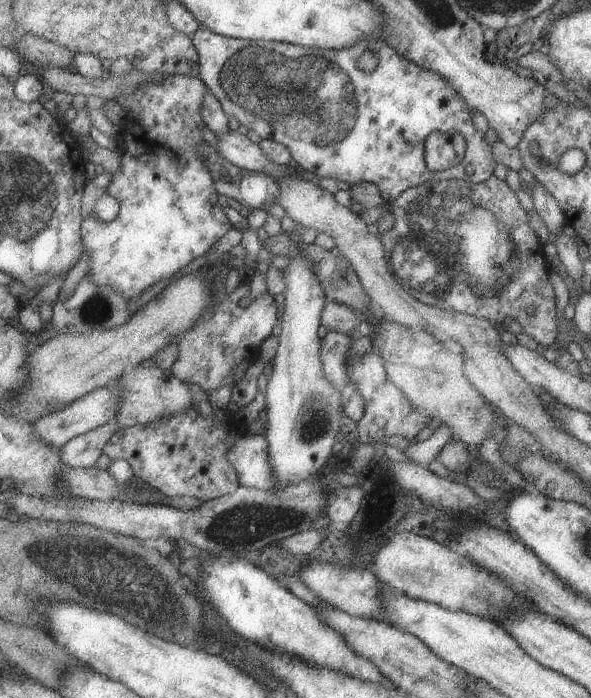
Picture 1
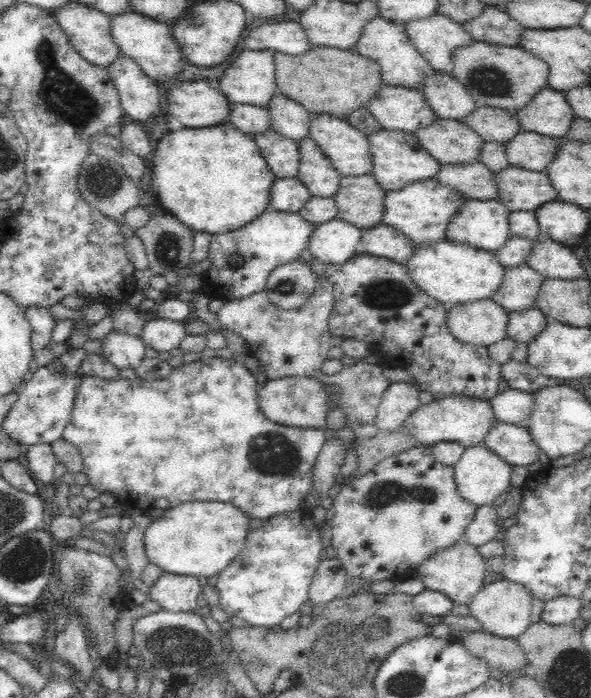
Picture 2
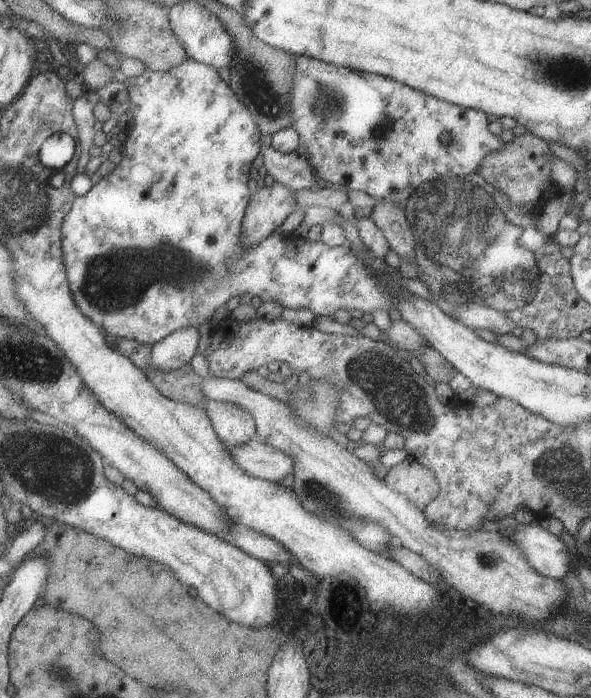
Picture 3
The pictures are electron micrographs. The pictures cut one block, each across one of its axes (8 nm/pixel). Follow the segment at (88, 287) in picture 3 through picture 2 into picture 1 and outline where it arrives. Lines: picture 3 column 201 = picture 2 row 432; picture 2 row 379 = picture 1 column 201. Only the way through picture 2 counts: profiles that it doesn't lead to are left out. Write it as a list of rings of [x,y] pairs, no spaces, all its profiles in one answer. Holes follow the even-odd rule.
[[[177,74],[165,76],[165,80],[157,86],[145,84],[129,96],[115,98],[115,102],[127,112],[127,120],[121,126],[123,130],[117,136],[117,152],[123,164],[111,176],[111,184],[105,194],[117,202],[119,212],[115,220],[107,224],[85,218],[81,224],[81,234],[83,250],[89,256],[89,276],[93,278],[93,282],[117,288],[123,298],[127,298],[127,302],[139,298],[145,288],[157,284],[159,280],[165,280],[173,272],[187,266],[193,258],[203,256],[203,252],[207,252],[225,232],[233,230],[221,206],[217,204],[213,180],[197,156],[197,142],[203,140],[199,134],[199,102],[203,98],[203,92],[205,86],[199,78],[187,78]]]

